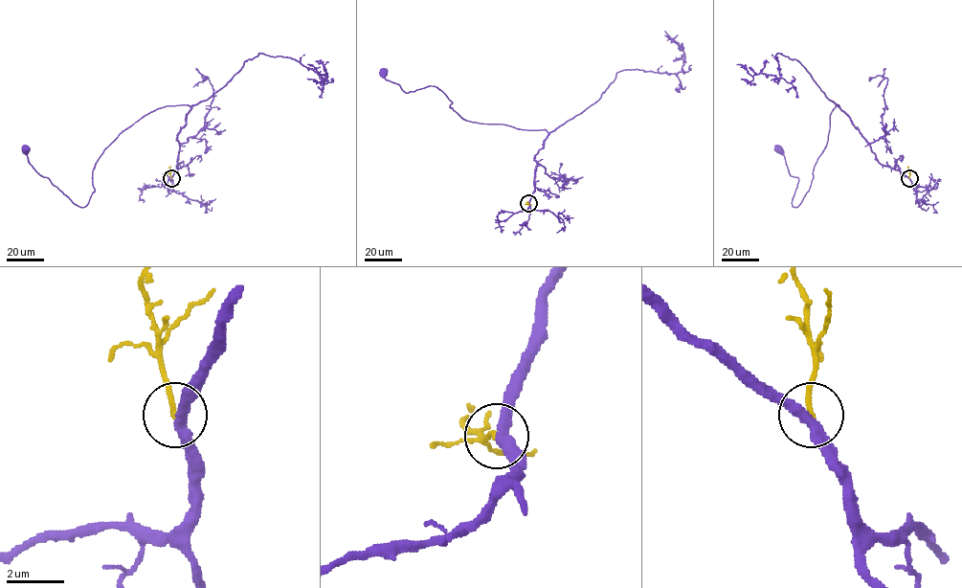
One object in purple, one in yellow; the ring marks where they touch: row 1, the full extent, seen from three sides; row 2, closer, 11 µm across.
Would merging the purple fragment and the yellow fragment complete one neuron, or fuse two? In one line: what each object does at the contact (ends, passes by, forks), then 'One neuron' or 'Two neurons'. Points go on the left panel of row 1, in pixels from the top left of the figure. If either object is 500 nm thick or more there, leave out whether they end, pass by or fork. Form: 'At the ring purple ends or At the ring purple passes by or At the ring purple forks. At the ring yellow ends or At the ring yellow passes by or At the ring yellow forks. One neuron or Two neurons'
At the ring purple passes by. At the ring yellow ends. One neuron

